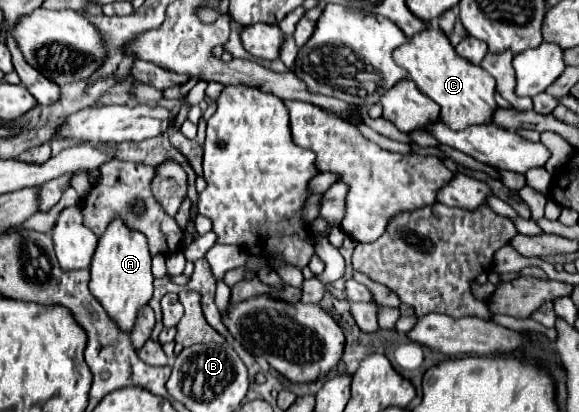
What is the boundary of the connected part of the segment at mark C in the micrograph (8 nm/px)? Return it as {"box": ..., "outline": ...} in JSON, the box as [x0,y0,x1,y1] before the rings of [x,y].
{"box":[393,22,497,130],"outline":[[[427,22],[421,32],[407,40],[407,44],[395,48],[393,58],[399,66],[407,70],[409,78],[417,84],[417,88],[441,106],[441,120],[449,128],[459,130],[471,124],[489,122],[497,106],[493,98],[495,80],[481,66],[459,56],[449,36],[437,24]]]}

